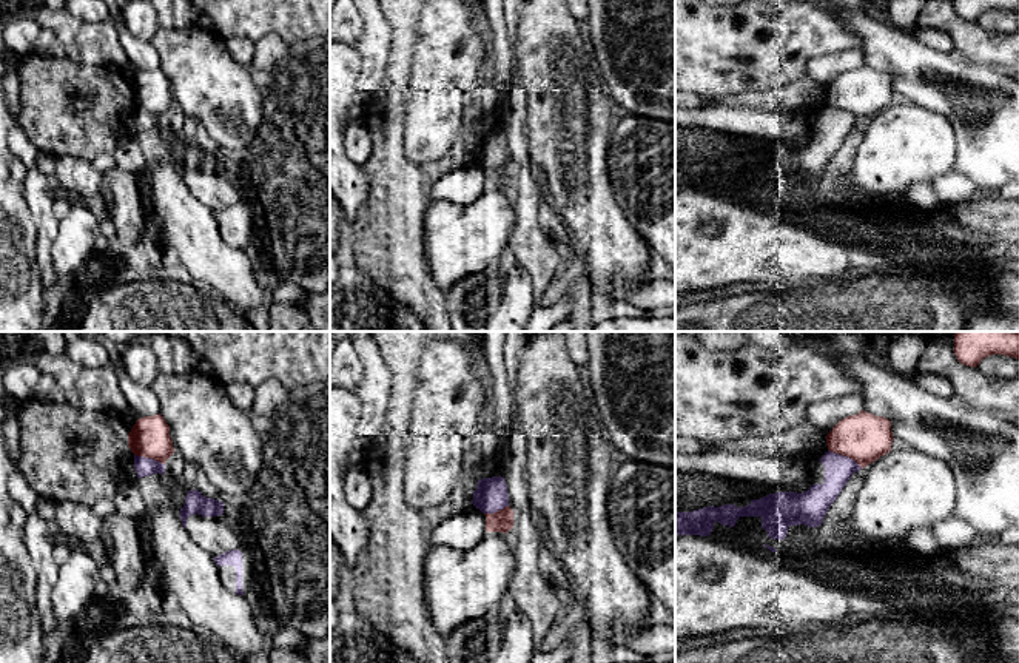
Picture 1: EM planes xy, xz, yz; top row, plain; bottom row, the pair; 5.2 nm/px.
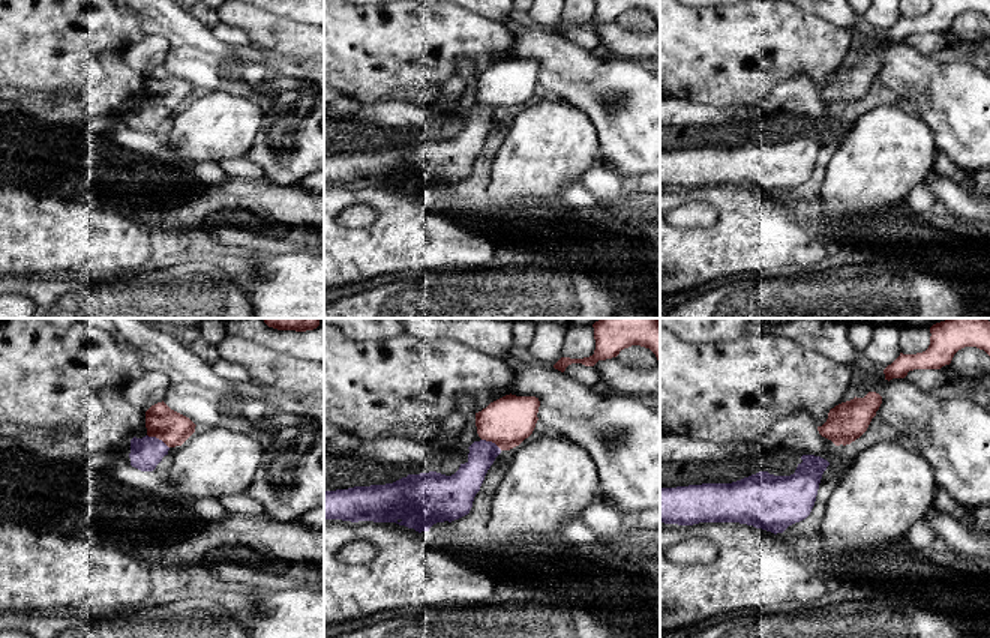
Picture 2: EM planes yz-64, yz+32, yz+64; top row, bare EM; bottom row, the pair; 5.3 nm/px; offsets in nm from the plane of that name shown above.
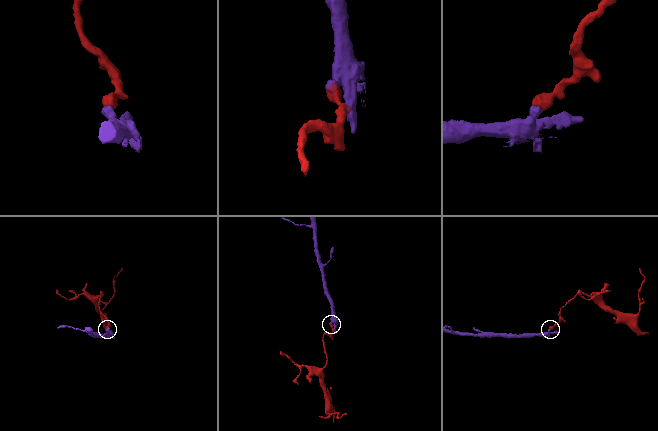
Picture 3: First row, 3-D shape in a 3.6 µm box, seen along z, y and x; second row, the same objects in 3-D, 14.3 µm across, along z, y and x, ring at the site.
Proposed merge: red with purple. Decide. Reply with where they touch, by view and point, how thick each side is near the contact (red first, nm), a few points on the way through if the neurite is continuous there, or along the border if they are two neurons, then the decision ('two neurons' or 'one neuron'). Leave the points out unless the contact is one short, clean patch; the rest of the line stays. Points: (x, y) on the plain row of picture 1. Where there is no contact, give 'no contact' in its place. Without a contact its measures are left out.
meets red in yz at (845, 110); 260 nm thick on the red side, 140 nm on the other; border along yz (828, 104), (853, 113), (862, 122); two neurons

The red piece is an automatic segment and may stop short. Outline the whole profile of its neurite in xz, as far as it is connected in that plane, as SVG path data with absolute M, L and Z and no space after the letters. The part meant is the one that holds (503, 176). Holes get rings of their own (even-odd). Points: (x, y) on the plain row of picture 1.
M510 160L495 167L484 168L486 170L486 185L487 187L503 187L507 188L513 182L513 165Z

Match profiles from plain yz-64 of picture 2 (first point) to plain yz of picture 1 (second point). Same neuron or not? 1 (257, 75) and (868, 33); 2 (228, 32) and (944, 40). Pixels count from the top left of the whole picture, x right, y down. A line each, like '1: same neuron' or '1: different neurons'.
1: same neuron
2: same neuron

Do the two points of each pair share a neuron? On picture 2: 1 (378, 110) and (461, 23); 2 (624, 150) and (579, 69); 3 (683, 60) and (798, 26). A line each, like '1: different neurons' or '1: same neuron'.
1: different neurons
2: same neuron
3: same neuron

